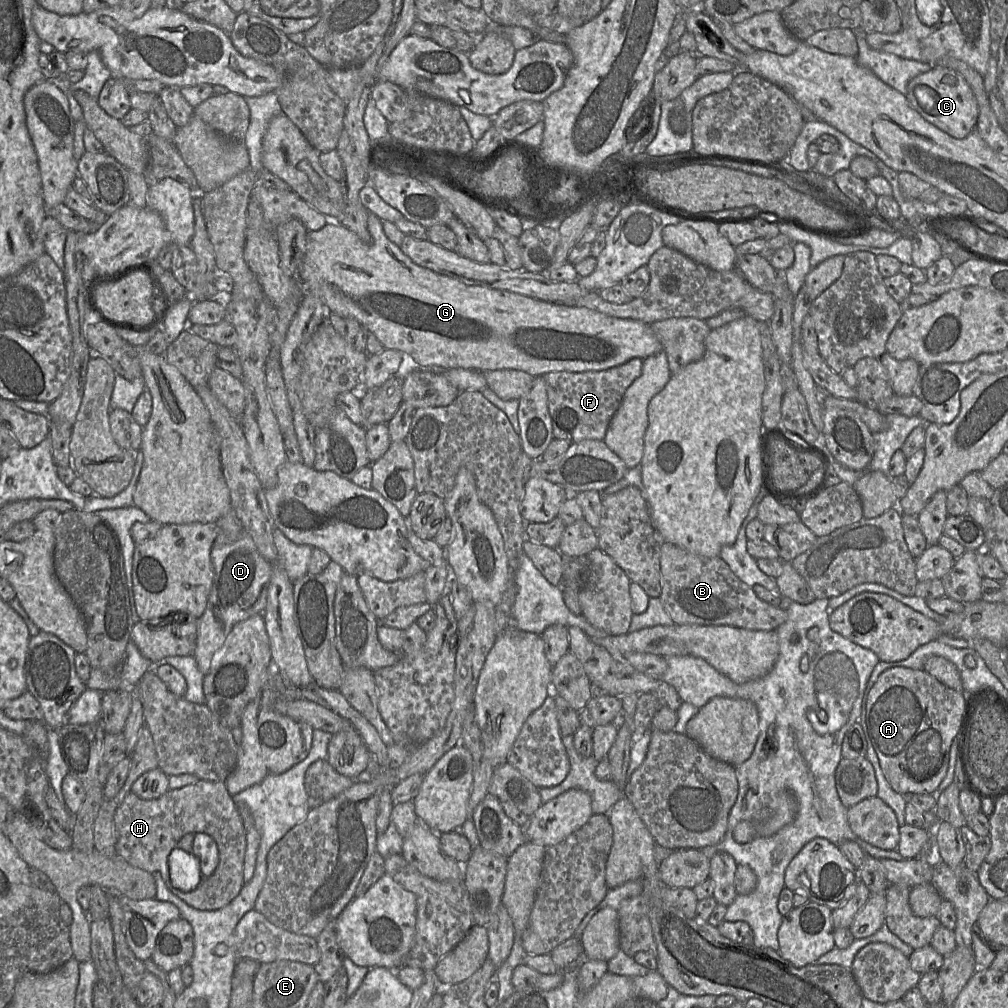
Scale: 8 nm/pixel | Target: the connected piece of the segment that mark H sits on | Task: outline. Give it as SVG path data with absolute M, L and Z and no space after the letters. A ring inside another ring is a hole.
M199 779L179 789L169 789L162 796L143 800L129 792L114 814L116 854L130 865L159 874L170 891L198 910L218 910L228 905L244 886L243 867L246 833L233 796L225 782ZM204 833L215 841L219 862L211 876L196 889L185 892L174 887L169 876L169 854L186 834Z

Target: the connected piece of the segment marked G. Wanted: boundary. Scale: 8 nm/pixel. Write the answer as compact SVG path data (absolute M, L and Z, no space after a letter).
M368 214L367 223L369 232L372 236L371 244L362 242L354 232L334 221L329 221L318 231L308 231L306 252L302 261L298 284L300 285L303 295L317 295L329 308L332 314L344 318L356 319L362 328L366 329L368 332L377 337L385 349L399 350L405 354L408 354L419 368L464 368L474 369L481 372L501 369L515 369L525 371L535 377L545 375L553 371L585 372L605 370L621 365L635 357L644 359L663 351L663 346L654 332L650 329L650 324L645 324L638 320L611 317L585 307L571 307L560 303L541 301L506 290L464 284L459 280L437 274L427 268L416 265L401 251L398 245L394 244L386 237L383 231L383 222L374 214Z

